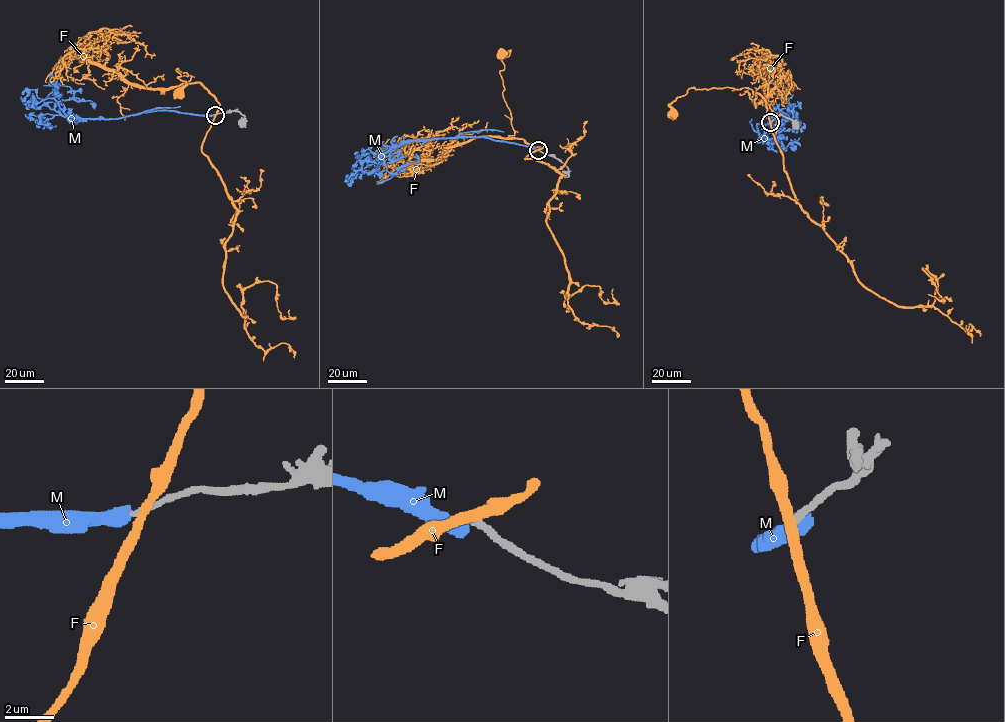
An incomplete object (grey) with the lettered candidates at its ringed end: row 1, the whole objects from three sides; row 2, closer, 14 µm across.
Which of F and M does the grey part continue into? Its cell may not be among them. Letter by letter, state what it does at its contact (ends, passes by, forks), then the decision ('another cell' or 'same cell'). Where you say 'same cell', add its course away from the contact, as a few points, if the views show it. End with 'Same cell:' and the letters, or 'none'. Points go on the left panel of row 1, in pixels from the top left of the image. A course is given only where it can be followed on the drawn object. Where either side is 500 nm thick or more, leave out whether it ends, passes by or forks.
F: it passes by | another cell
M: another cell
Same cell: none

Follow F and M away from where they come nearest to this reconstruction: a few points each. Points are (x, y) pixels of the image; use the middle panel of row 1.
F: (539, 149), (543, 147), (509, 137), (514, 132), (499, 71), (510, 52), (502, 52)
M: (538, 150), (484, 137), (406, 141), (378, 158), (389, 173), (395, 173), (417, 162), (415, 153)

